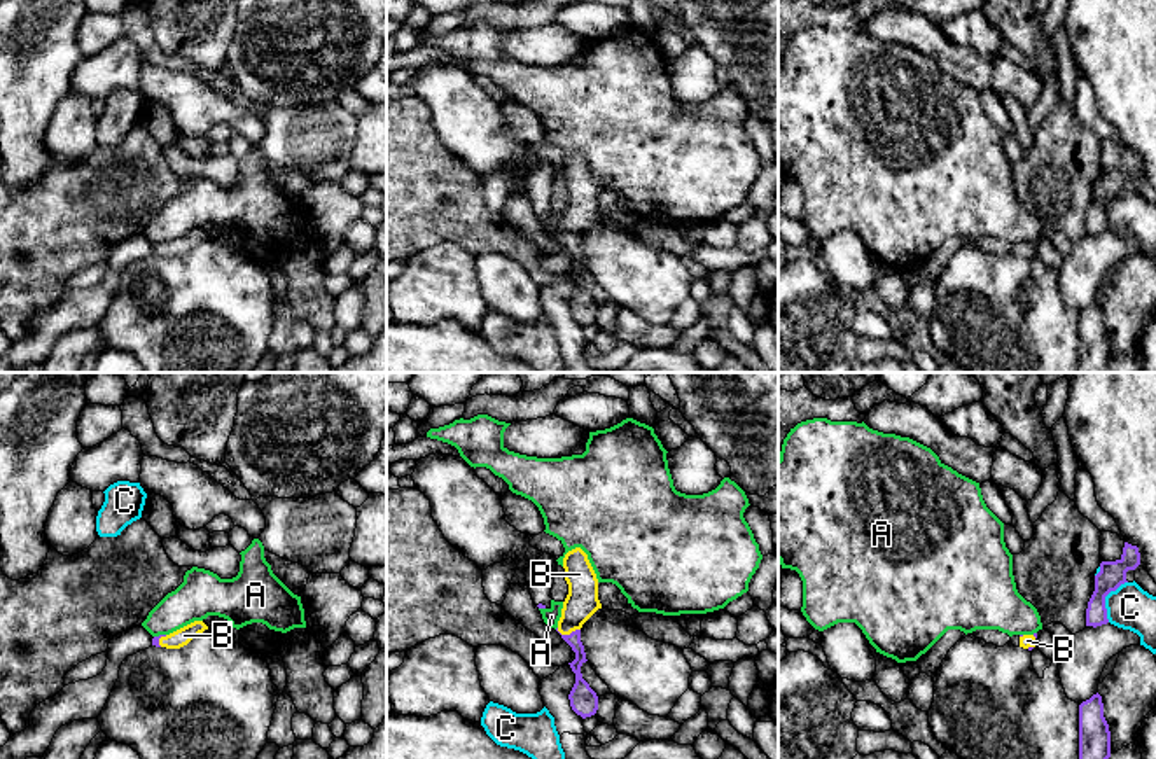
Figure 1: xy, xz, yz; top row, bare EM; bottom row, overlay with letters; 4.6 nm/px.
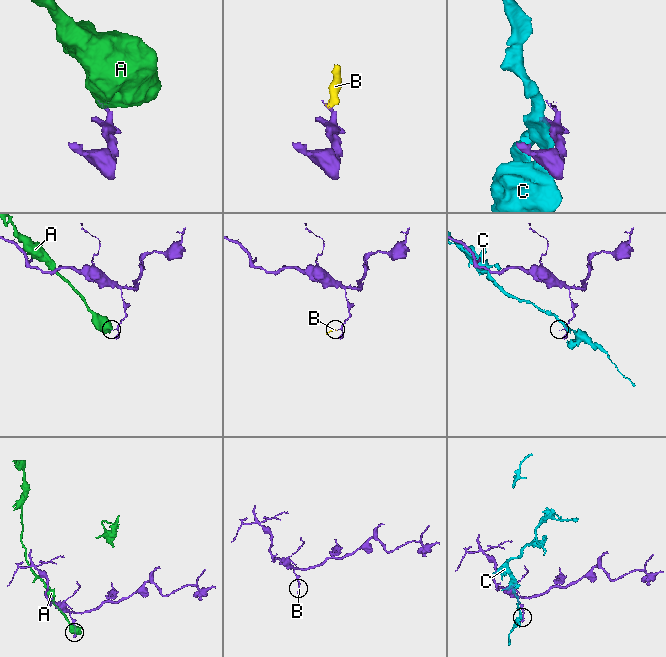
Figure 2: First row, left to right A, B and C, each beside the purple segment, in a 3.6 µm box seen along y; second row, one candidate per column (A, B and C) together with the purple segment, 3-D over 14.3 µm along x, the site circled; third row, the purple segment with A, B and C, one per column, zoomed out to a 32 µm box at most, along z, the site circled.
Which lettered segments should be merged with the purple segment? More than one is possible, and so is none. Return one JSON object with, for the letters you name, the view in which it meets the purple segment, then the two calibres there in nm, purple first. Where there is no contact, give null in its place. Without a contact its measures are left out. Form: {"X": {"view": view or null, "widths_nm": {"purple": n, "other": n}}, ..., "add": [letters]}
{"B": {"view": "xz", "widths_nm": {"purple": 80, "other": 150}}, "add": ["B"]}

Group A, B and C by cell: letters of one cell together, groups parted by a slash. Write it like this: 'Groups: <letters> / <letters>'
Groups: A / B / C

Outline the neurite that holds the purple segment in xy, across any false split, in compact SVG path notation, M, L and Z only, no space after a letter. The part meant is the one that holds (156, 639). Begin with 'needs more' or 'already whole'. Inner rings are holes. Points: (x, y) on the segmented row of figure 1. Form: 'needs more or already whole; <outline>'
needs more; M194 621L170 635L154 637L152 645L166 649L180 649L205 630L208 630L208 626L203 621Z

